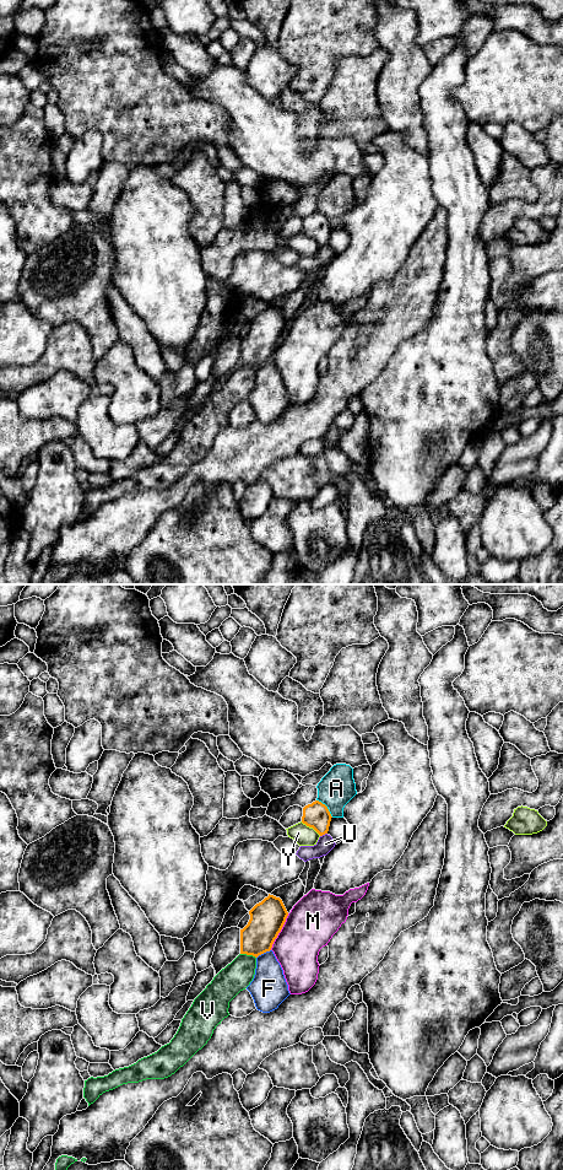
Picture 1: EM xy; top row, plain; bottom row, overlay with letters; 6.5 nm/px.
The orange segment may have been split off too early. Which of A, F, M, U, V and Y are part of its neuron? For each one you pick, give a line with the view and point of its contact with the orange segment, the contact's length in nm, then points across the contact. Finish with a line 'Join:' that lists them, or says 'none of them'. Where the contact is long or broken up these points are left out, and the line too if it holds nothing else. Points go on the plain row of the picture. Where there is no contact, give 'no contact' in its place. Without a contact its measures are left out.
Join: none of them

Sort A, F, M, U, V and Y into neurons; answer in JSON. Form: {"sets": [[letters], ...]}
{"sets": [["A"], ["F"], ["M"], ["U"], ["V"], ["Y"]]}

